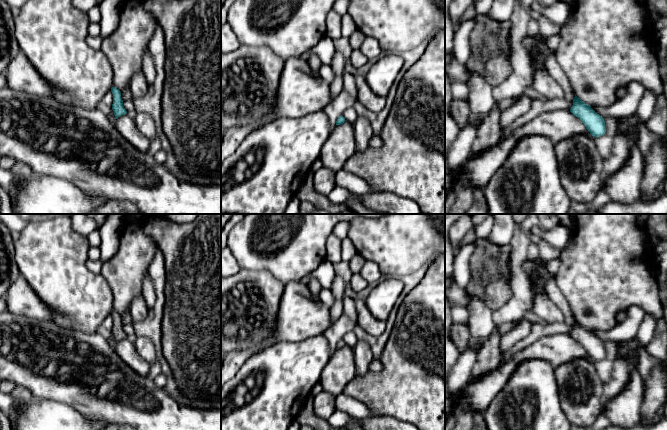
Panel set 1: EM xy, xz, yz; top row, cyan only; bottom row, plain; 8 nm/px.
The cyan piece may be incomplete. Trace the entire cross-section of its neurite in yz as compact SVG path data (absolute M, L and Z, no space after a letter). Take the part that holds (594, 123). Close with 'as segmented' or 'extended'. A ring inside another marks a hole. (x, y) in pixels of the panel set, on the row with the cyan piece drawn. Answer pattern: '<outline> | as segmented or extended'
M576 95L570 112L582 121L592 136L599 137L605 134L606 125L604 118L597 114L590 105L585 104Z | as segmented

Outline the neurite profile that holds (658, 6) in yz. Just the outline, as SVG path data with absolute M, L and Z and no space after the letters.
M647 0L649 11L657 13L660 17L667 15L667 0Z

